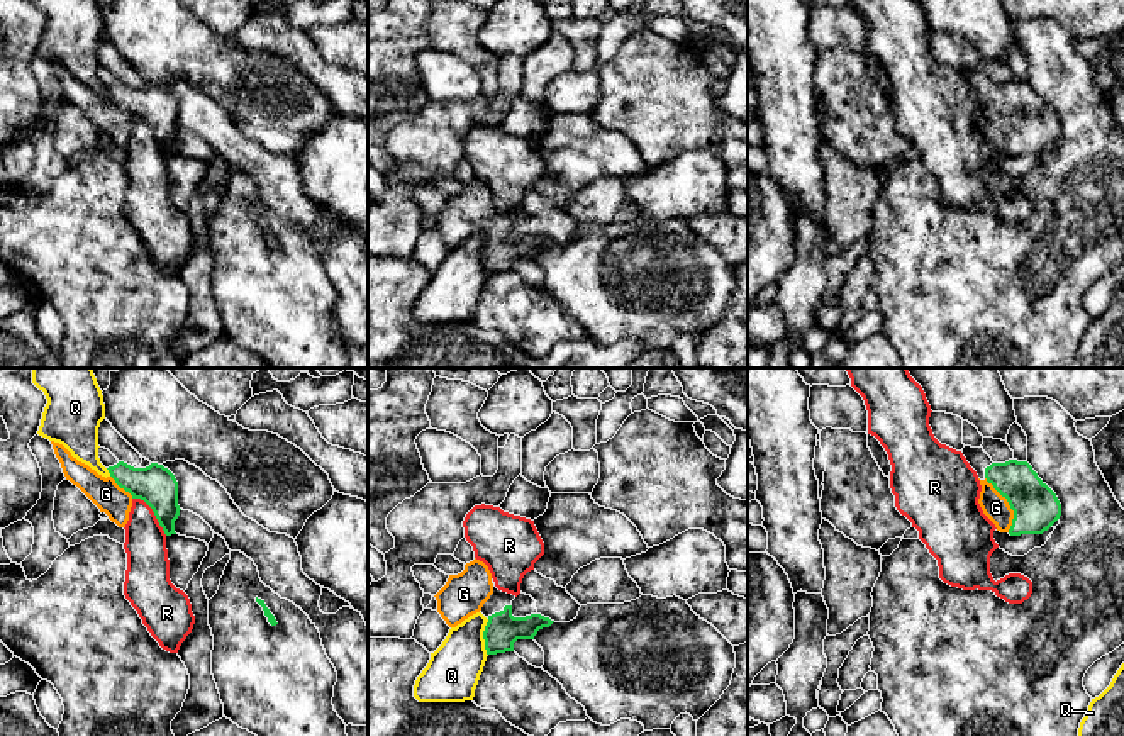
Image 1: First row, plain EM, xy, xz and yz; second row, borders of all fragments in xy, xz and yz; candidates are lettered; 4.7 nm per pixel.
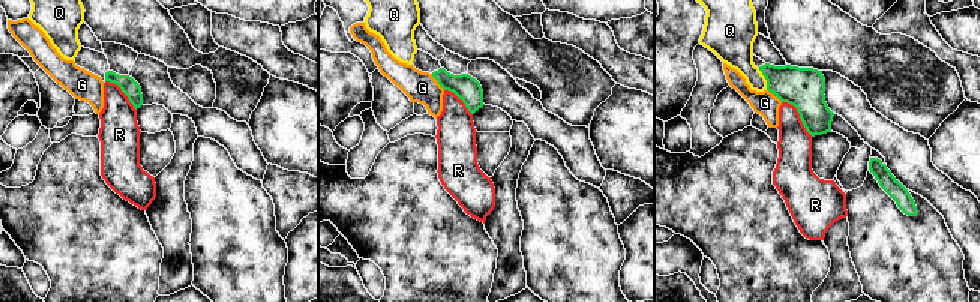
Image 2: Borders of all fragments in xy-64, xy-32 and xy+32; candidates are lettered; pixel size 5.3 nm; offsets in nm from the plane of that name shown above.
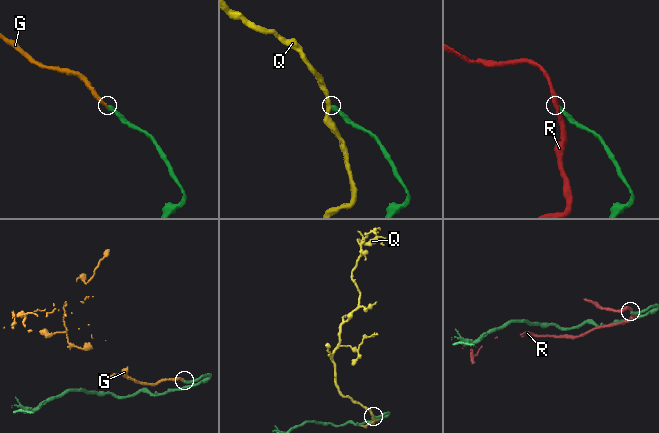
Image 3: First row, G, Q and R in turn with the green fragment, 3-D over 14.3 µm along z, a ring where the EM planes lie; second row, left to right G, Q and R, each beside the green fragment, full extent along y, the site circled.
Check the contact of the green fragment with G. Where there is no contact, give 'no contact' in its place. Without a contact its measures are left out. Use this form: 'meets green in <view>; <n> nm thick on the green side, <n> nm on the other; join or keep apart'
meets green in yz; 220 nm thick on the green side, 120 nm on the other; join

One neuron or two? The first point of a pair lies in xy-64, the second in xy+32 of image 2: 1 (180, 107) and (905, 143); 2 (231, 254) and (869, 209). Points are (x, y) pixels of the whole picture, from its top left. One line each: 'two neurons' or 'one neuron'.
1: one neuron
2: one neuron

